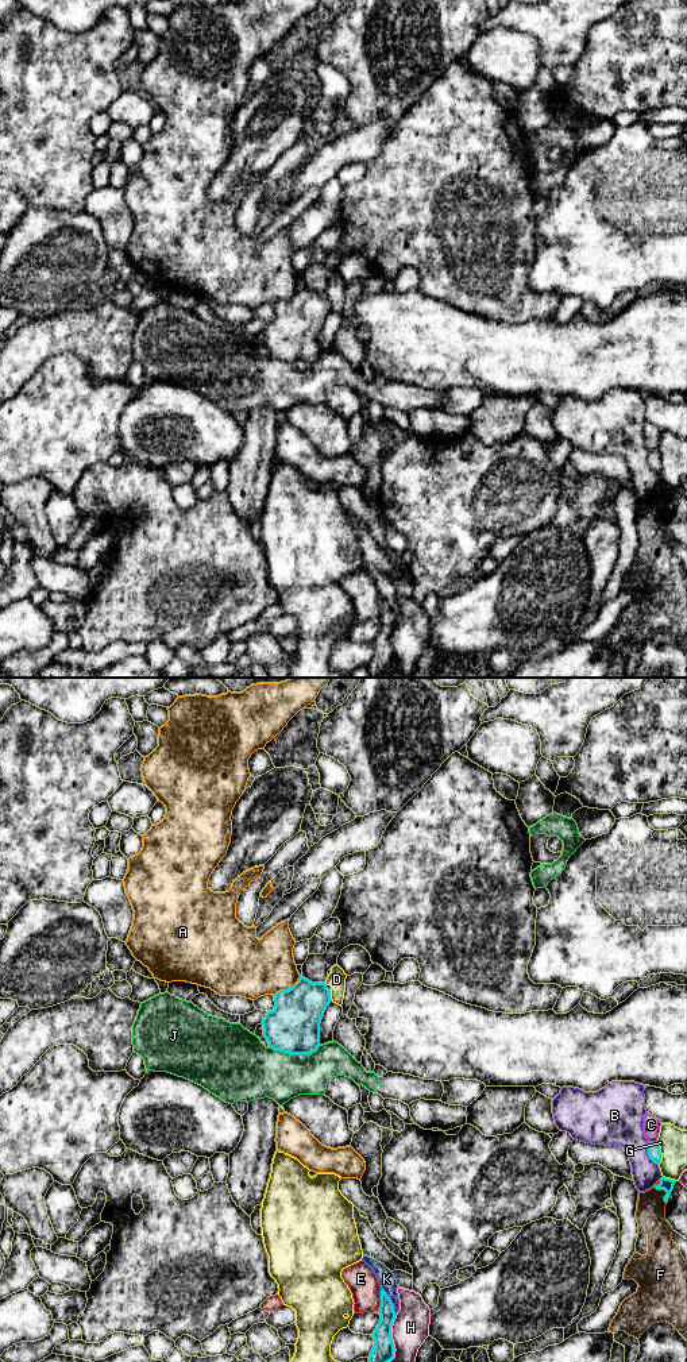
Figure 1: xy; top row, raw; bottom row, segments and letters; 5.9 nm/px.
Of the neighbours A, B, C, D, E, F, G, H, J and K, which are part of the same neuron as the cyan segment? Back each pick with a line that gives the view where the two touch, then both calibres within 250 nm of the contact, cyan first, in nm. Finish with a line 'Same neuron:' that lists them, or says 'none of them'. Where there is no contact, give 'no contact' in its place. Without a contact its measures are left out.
Same neuron: none of them

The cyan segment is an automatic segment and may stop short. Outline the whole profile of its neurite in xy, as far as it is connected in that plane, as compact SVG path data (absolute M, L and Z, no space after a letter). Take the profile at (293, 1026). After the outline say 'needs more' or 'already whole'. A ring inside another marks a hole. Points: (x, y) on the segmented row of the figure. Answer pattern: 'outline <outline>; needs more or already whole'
outline M305 977L287 991L279 991L274 996L275 1007L262 1020L263 1037L269 1046L289 1054L312 1054L320 1046L320 1023L331 999L331 991L325 983L312 983Z; already whole

